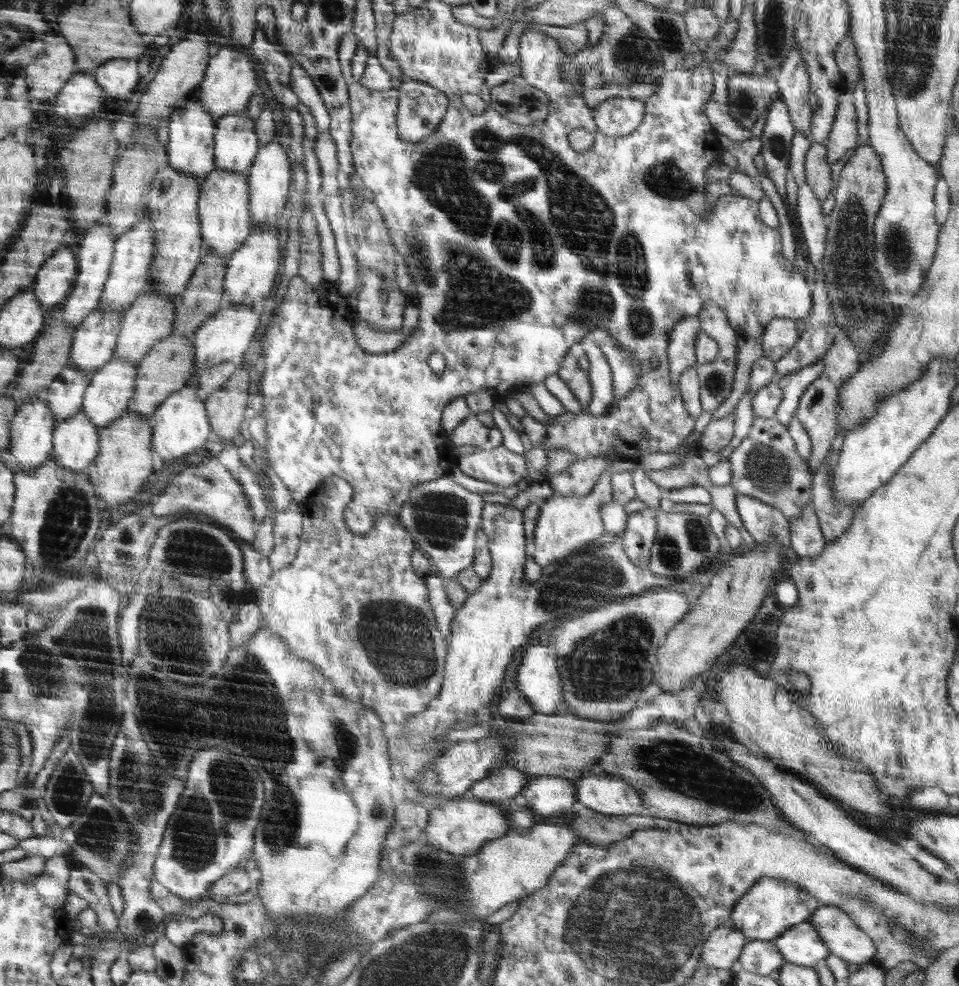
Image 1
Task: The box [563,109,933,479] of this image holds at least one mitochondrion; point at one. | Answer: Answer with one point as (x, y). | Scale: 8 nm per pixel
(851, 278)

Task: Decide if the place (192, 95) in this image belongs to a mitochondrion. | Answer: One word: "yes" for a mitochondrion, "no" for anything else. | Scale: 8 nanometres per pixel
no

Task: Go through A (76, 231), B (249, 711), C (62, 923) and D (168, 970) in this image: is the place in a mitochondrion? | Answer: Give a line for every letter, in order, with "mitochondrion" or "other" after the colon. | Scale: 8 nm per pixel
A: other
B: mitochondrion
C: other
D: other

